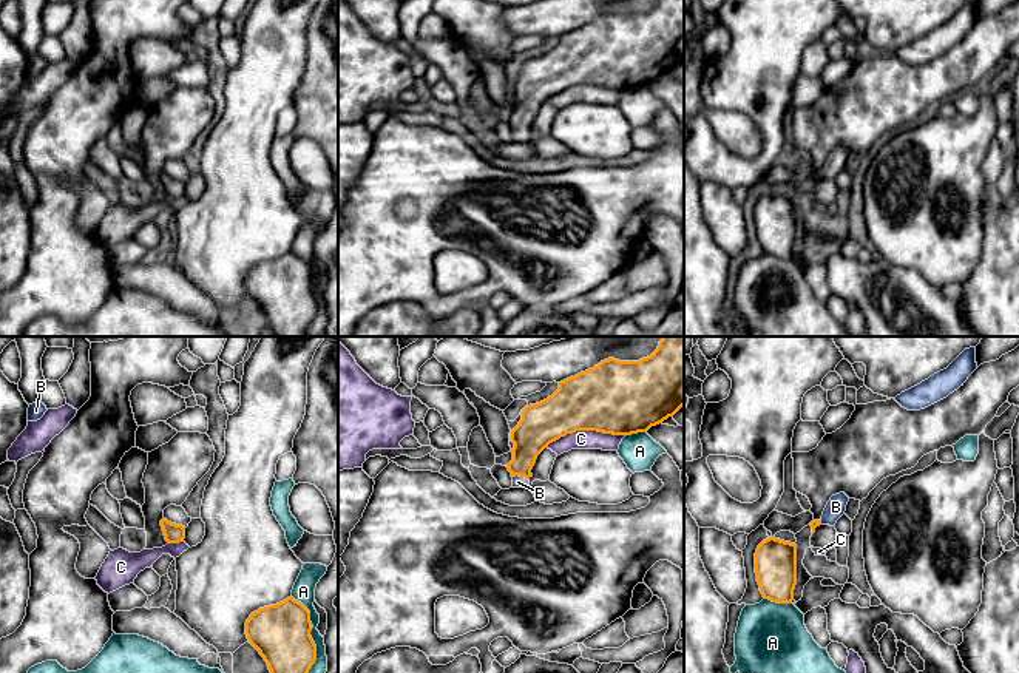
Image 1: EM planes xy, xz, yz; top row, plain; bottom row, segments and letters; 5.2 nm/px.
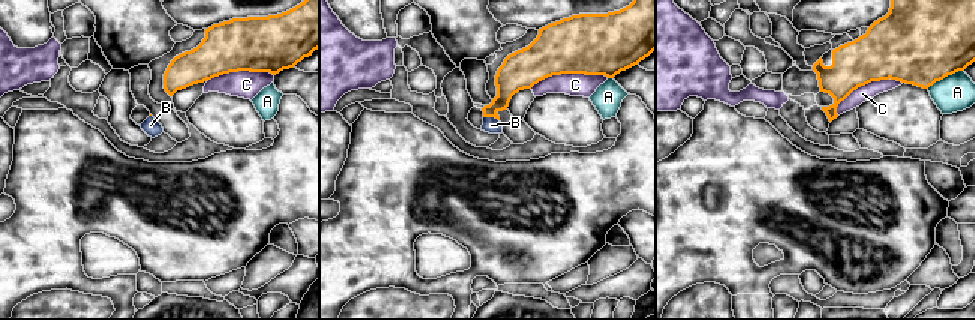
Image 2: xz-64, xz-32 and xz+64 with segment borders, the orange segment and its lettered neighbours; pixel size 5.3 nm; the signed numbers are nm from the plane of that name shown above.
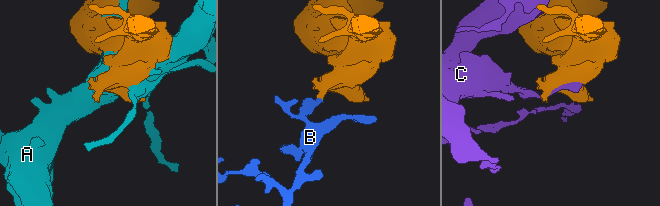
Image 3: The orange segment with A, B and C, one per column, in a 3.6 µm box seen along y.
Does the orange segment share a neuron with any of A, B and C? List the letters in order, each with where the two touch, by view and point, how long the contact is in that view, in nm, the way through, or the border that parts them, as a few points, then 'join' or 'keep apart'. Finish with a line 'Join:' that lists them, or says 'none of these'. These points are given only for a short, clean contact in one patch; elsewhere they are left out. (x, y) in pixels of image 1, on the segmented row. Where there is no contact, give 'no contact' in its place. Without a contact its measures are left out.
A: contact xy (315, 650); length 240 nm; keep apart
B: contact xz (521, 476); length 90 nm; way xz (534, 431), (524, 454), (521, 476), (517, 482); join
C: contact xz (585, 429); length 420 nm; keep apart
Join: B

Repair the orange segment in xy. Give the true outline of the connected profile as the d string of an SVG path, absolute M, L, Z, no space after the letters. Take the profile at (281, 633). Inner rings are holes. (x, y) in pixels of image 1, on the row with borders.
M292 596L259 608L245 622L247 639L264 658L270 673L309 673L317 661L310 631L310 611Z

